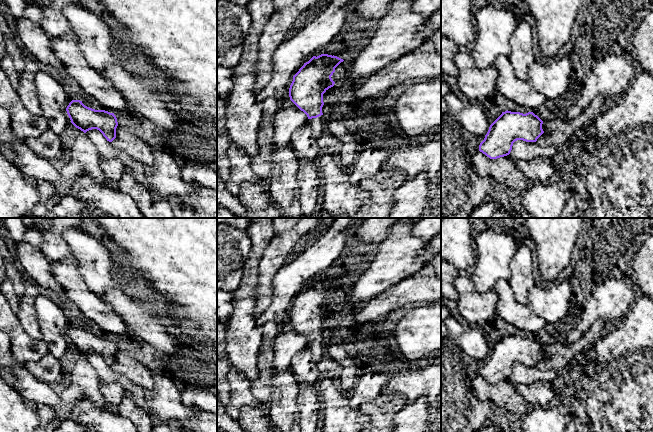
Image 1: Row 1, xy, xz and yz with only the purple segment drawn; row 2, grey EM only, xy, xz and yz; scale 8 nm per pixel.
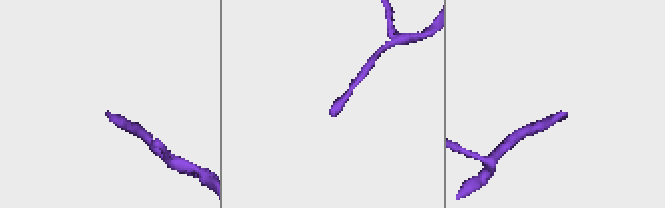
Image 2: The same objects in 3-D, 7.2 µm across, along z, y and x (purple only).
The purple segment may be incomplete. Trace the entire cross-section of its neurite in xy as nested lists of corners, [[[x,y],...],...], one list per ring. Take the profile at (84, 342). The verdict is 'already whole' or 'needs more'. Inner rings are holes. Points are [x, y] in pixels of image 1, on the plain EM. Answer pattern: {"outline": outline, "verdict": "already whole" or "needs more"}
{"outline": [[[72,324],[66,335],[71,347],[84,357],[97,353],[109,366],[116,362],[118,346],[114,337],[89,332],[80,324]]], "verdict": "already whole"}

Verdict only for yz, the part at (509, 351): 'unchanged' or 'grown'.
unchanged

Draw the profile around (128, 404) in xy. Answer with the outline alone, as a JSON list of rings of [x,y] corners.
[[[125,393],[116,411],[128,417],[138,432],[171,432],[166,424],[155,424],[145,410],[145,406],[128,393]]]

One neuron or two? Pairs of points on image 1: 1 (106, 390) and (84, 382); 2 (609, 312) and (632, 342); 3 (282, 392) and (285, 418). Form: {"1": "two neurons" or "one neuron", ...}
{"1": "two neurons", "2": "two neurons", "3": "one neuron"}

